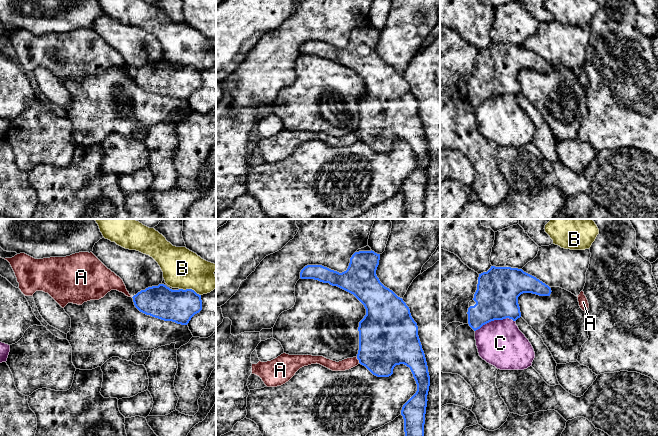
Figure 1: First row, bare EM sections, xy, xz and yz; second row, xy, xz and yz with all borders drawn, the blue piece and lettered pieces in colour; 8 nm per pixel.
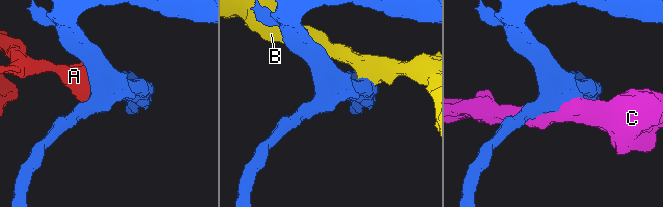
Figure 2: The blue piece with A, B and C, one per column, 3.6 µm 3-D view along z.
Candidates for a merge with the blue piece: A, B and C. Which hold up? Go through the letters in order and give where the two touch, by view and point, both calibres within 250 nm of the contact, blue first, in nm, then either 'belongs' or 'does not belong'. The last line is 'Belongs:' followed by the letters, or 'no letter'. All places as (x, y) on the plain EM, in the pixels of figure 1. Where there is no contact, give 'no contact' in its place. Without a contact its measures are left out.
A: contact xz (358, 135); calibres 420 and 90 nm; does not belong
B: contact xy (190, 65); calibres 260 and 320 nm; does not belong
C: contact yz (494, 95); calibres 340 and 380 nm; does not belong
Belongs: no letter

